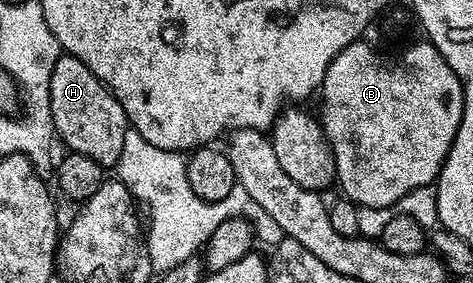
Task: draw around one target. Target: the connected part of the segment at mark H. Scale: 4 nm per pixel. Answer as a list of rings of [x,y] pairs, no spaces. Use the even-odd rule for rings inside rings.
[[[64,53],[54,67],[50,79],[50,109],[55,134],[60,143],[62,141],[68,146],[69,152],[90,157],[105,169],[115,168],[130,128],[128,118],[103,81],[94,77],[94,73],[90,73],[90,69],[73,55]]]

